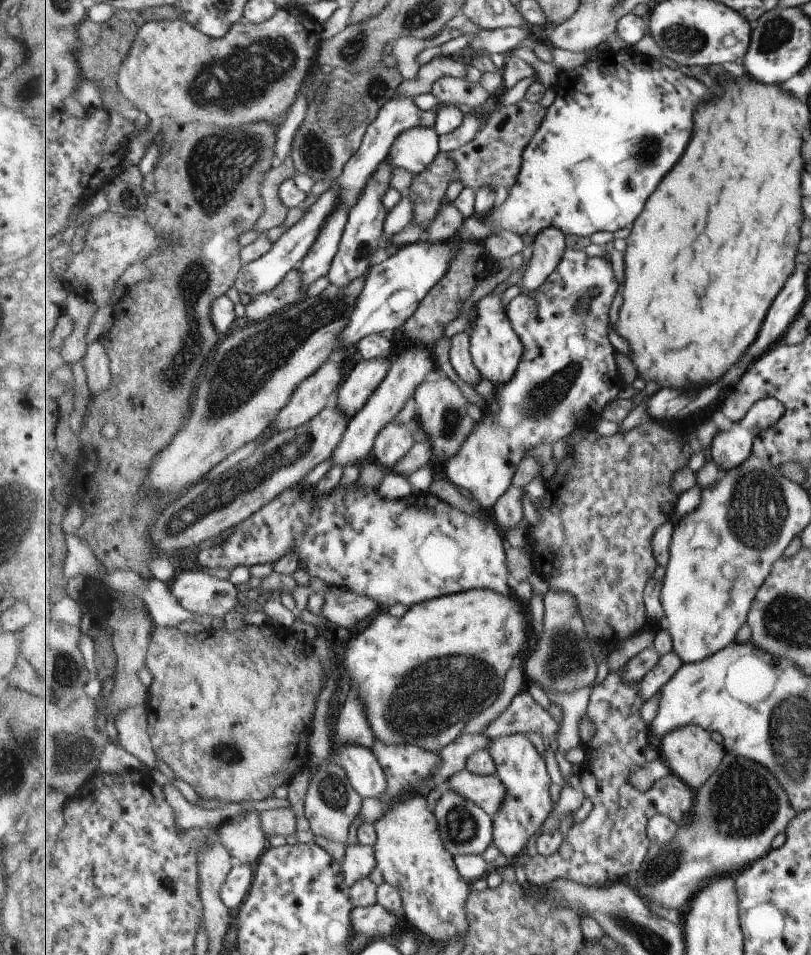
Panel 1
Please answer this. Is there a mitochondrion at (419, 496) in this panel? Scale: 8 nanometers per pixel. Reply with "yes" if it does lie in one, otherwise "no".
no

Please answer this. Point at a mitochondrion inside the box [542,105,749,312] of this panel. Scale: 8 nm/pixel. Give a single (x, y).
(646, 148)

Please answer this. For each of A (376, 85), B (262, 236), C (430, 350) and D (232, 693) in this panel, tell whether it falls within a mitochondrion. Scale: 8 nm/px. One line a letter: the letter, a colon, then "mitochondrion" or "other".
A: mitochondrion
B: other
C: other
D: other

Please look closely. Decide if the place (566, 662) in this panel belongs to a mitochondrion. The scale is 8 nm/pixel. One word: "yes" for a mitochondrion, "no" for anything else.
yes

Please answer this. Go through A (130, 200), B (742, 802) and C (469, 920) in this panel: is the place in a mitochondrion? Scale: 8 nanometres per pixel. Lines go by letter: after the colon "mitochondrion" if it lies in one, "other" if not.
A: mitochondrion
B: mitochondrion
C: other

